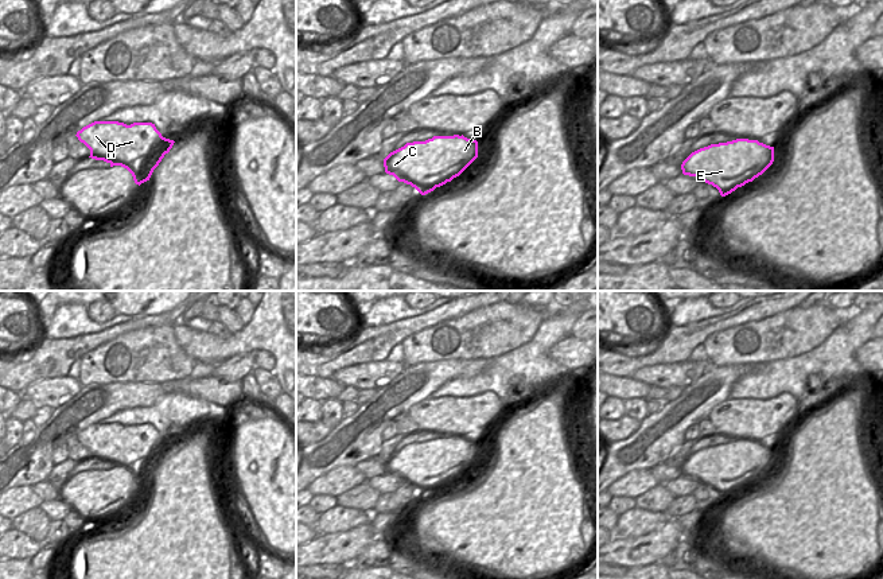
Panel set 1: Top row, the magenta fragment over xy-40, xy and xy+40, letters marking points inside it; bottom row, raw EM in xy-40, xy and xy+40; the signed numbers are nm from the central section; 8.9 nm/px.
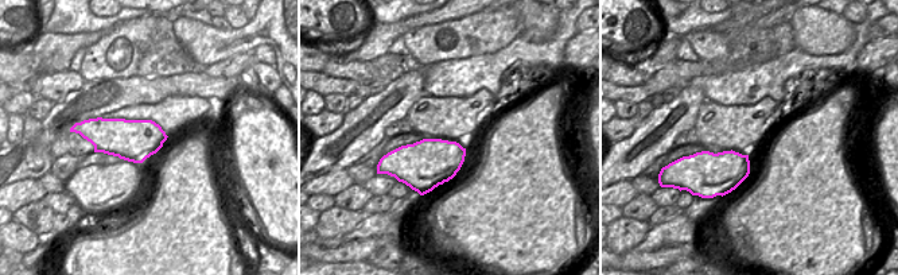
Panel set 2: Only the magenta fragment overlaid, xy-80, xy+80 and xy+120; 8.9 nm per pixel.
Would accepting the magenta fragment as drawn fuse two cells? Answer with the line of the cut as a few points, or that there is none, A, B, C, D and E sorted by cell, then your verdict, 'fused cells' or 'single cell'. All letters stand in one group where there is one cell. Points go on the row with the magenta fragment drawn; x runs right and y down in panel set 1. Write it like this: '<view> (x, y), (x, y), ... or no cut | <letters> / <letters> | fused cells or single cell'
xy-40 (160, 135), (154, 146), (136, 159), (90, 155) | A D / B C E | fused cells

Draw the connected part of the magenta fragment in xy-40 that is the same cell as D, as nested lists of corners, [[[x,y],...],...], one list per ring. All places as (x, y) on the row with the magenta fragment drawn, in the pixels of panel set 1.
[[[94,121],[75,135],[89,149],[90,155],[117,155],[137,160],[147,155],[155,140],[162,136],[152,123]]]

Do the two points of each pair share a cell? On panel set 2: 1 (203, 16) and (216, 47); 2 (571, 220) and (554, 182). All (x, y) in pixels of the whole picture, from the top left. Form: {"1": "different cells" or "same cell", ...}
{"1": "different cells", "2": "same cell"}

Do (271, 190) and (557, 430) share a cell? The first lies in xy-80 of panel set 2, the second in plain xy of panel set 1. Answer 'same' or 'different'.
same

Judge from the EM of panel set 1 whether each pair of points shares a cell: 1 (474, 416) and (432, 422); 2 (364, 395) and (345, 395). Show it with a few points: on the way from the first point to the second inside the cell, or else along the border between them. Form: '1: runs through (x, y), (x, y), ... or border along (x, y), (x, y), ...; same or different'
1: runs through (463, 426), (443, 426); same
2: runs through (360, 395), (349, 395); same

